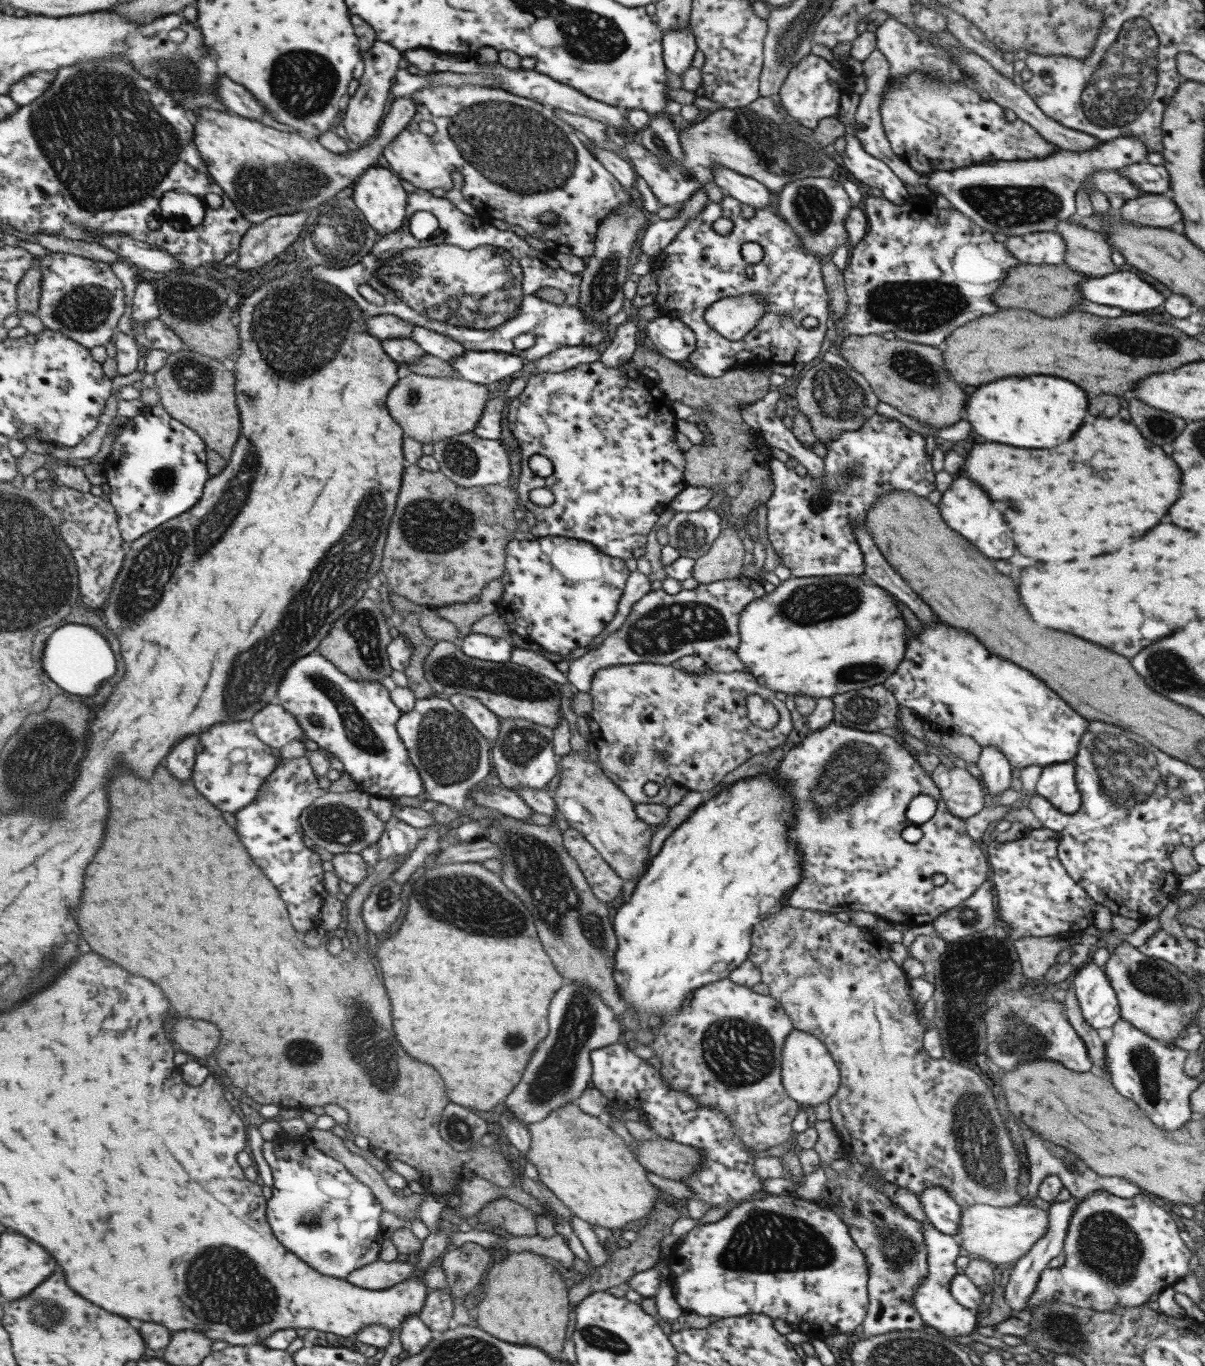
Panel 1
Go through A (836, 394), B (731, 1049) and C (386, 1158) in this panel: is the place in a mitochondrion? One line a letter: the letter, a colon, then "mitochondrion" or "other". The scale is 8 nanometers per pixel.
A: mitochondrion
B: mitochondrion
C: other

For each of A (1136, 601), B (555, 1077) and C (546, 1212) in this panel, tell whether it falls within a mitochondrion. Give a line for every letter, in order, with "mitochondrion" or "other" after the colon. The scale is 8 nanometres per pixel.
A: other
B: mitochondrion
C: other

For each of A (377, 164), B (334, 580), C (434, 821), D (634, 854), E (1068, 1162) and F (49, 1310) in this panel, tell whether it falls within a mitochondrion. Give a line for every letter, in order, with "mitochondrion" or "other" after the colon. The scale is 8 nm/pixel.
A: other
B: mitochondrion
C: other
D: other
E: mitochondrion
F: mitochondrion

